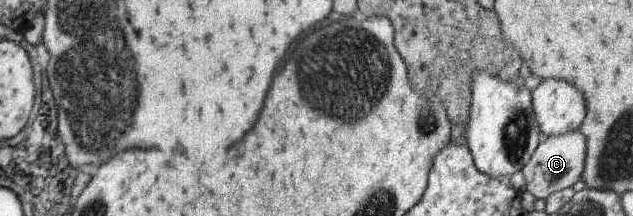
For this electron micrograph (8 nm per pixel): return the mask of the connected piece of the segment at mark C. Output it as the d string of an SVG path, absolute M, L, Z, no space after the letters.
M580 129L540 138L528 161L521 169L525 179L525 189L532 197L545 200L555 191L572 187L575 181L581 179L585 153L585 137Z

